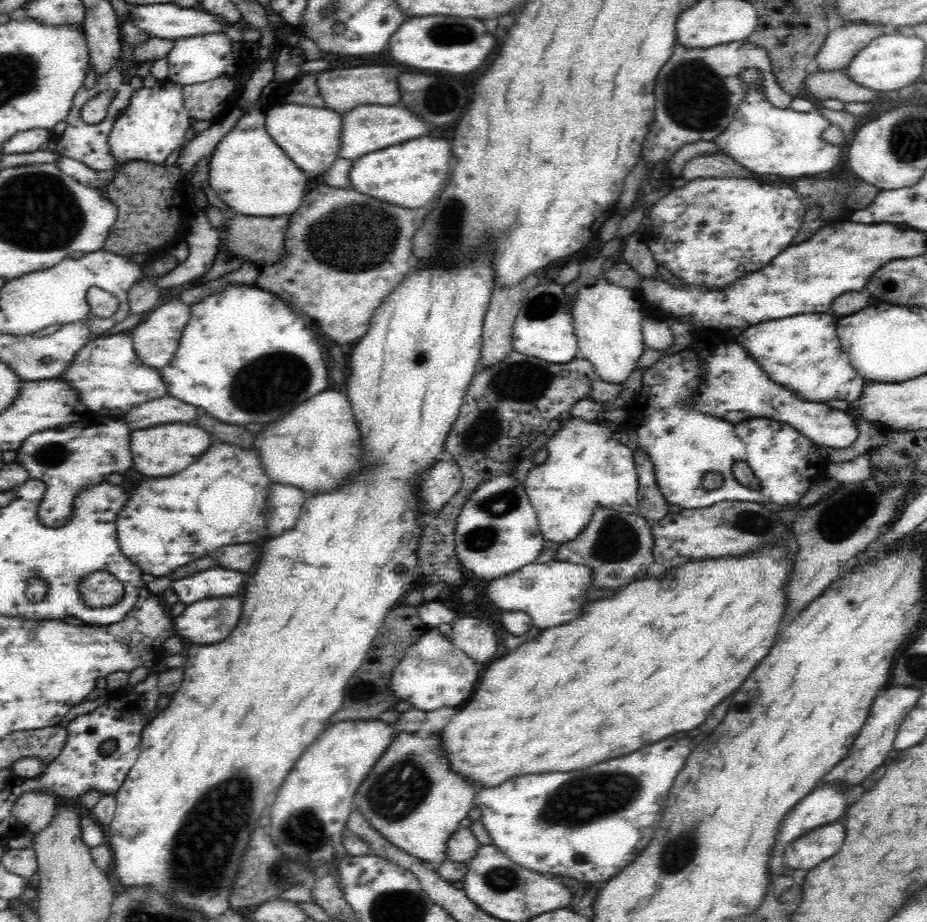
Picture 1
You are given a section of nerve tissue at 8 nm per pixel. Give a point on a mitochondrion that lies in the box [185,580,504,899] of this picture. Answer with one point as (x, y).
(396, 792)

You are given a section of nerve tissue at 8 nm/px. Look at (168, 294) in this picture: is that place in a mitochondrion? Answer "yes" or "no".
no

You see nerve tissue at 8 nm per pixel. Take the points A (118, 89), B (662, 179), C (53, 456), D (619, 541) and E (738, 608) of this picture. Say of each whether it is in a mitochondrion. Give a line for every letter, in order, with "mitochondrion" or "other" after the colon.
A: other
B: other
C: mitochondrion
D: mitochondrion
E: other

